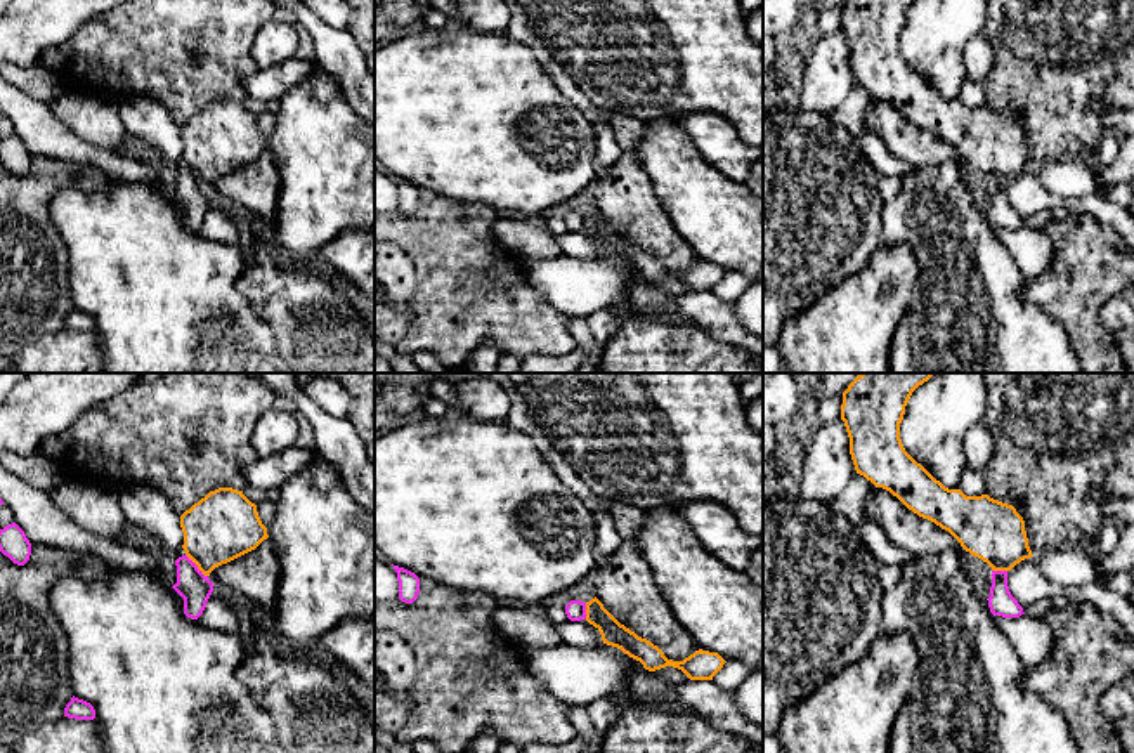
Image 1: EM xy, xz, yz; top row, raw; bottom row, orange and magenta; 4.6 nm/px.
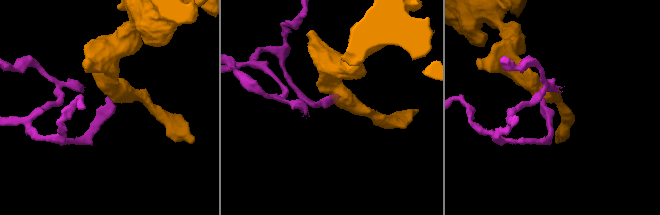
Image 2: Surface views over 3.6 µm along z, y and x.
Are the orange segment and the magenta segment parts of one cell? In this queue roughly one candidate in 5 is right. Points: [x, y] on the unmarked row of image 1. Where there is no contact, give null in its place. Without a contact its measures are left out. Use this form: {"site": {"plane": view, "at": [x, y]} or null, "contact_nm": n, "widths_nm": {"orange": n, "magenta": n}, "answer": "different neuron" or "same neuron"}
{"site": {"plane": "xy", "at": [196, 176]}, "contact_nm": 150, "widths_nm": {"orange": 320, "magenta": 150}, "answer": "different neuron"}

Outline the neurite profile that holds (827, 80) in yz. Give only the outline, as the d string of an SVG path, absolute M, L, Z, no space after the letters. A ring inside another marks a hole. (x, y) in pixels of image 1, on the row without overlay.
M839 29L831 36L822 36L813 45L801 92L791 95L791 106L798 111L829 115L844 102L855 85L850 49L844 33Z

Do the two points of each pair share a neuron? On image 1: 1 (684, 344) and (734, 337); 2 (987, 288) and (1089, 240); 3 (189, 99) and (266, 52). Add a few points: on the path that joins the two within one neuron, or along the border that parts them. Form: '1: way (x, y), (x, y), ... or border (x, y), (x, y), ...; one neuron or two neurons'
1: border (680, 320), (689, 320), (715, 339), (744, 349); two neurons
2: border (1025, 281), (1023, 295), (1049, 314); two neurons
3: border (269, 21), (252, 45), (257, 66); two neurons

